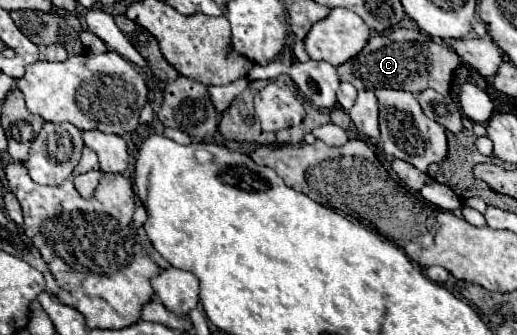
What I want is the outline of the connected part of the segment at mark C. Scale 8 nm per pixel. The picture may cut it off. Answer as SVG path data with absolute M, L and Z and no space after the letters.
M393 27L389 31L373 35L359 55L355 55L353 59L337 67L337 73L339 73L339 79L343 81L349 81L349 73L353 77L359 77L367 89L391 87L391 89L411 91L413 95L417 95L431 87L443 95L449 95L453 71L459 65L461 65L461 59L459 55L451 51L451 47L431 39L429 35L417 29Z

